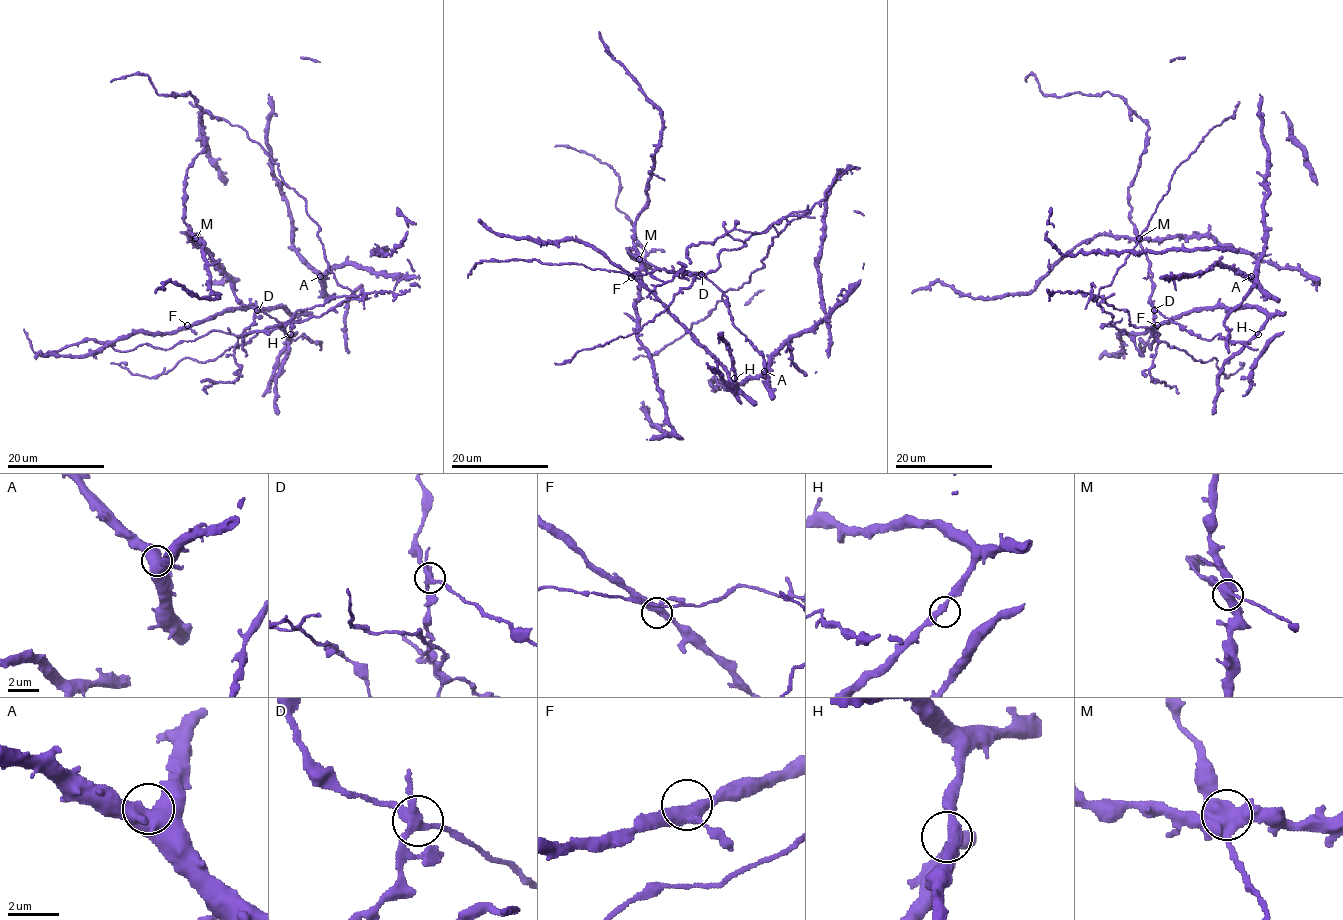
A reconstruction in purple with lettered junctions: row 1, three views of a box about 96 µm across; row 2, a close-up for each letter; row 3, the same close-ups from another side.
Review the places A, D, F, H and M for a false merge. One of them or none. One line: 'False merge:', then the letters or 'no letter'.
False merge: D

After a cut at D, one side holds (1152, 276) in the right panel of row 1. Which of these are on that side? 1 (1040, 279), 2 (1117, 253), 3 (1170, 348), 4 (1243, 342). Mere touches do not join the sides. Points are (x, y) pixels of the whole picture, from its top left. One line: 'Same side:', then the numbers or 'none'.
Same side: 1, 2, 4

